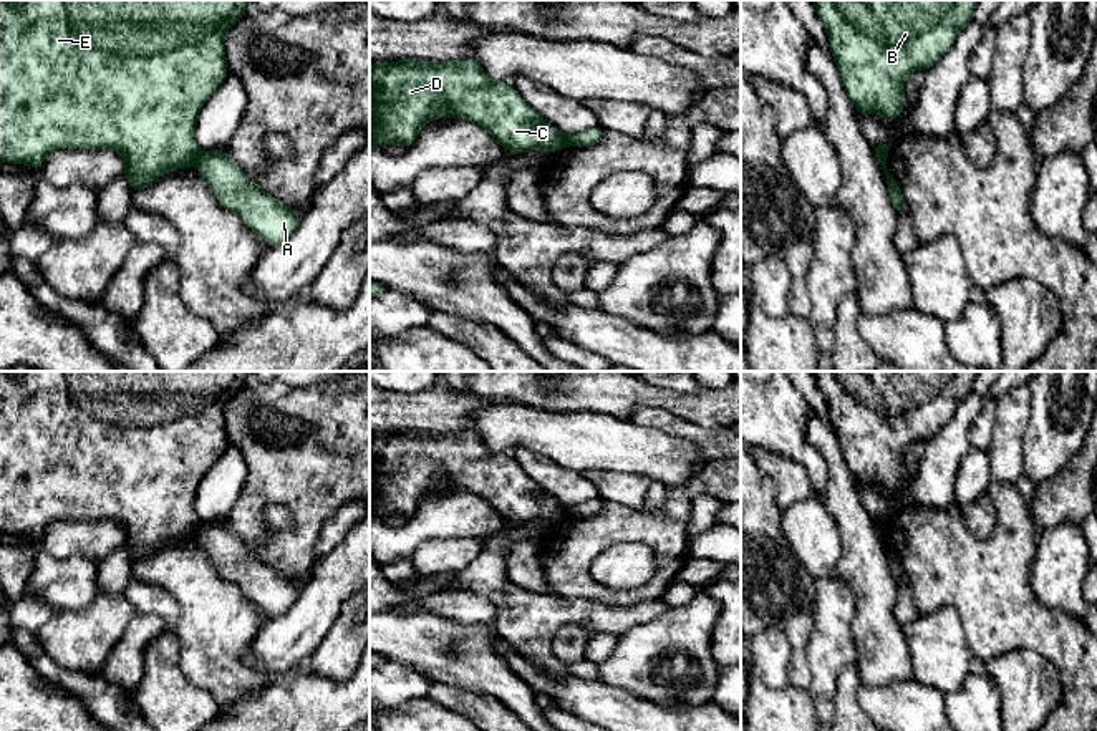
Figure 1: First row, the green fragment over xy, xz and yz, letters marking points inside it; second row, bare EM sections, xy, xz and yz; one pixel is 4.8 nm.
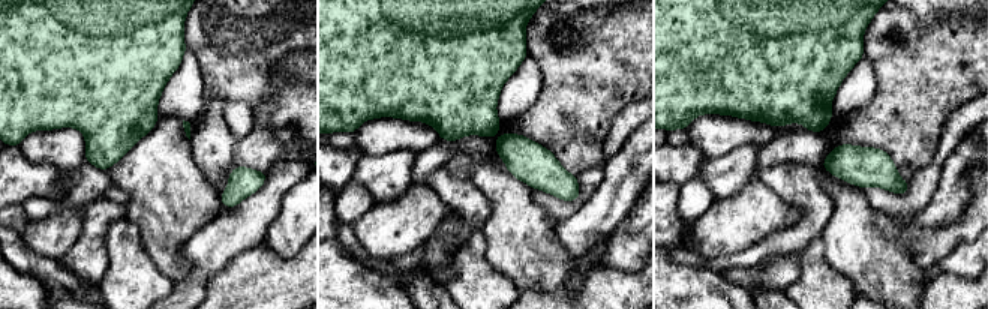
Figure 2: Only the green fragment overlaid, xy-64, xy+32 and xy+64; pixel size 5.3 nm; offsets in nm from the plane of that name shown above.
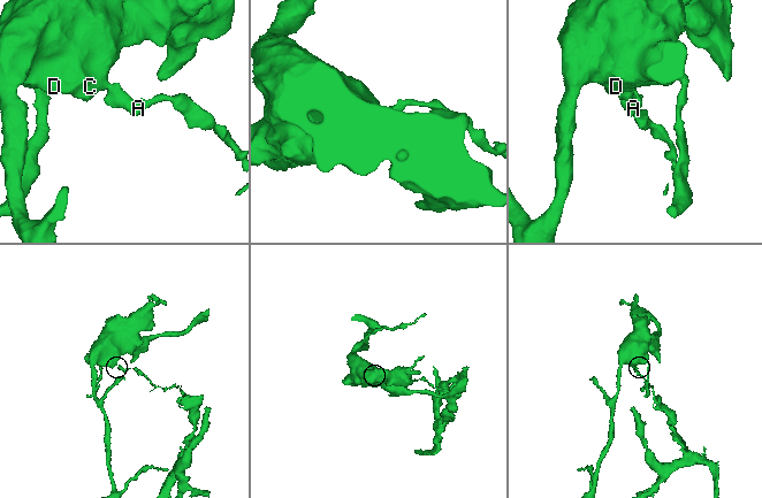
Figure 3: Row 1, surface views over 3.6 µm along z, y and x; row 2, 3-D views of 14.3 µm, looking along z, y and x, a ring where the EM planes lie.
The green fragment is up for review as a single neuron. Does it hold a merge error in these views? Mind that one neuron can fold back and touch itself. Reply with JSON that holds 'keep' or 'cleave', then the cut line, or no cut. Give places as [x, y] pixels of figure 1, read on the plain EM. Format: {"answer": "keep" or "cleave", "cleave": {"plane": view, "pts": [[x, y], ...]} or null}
{"answer": "cleave", "cleave": {"plane": "xy", "pts": [[202, 522], [194, 534]]}}

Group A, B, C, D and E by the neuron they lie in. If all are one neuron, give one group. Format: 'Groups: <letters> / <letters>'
Groups: A / B C D E

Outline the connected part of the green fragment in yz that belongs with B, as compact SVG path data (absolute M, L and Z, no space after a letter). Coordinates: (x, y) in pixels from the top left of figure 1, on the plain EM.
M812 371L829 406L830 424L842 446L845 462L858 486L895 491L905 479L905 451L916 441L930 441L974 391L978 371Z

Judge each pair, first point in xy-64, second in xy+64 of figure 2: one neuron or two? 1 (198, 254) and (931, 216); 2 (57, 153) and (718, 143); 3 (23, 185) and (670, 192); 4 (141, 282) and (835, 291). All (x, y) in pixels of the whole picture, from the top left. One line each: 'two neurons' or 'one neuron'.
1: one neuron
2: one neuron
3: two neurons
4: one neuron

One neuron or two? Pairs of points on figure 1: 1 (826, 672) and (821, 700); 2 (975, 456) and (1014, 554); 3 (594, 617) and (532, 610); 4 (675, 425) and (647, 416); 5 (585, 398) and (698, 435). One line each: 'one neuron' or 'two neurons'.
1: one neuron
2: two neurons
3: one neuron
4: one neuron
5: two neurons

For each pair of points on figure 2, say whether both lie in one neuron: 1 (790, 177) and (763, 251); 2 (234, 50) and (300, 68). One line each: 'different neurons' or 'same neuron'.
1: same neuron
2: different neurons

